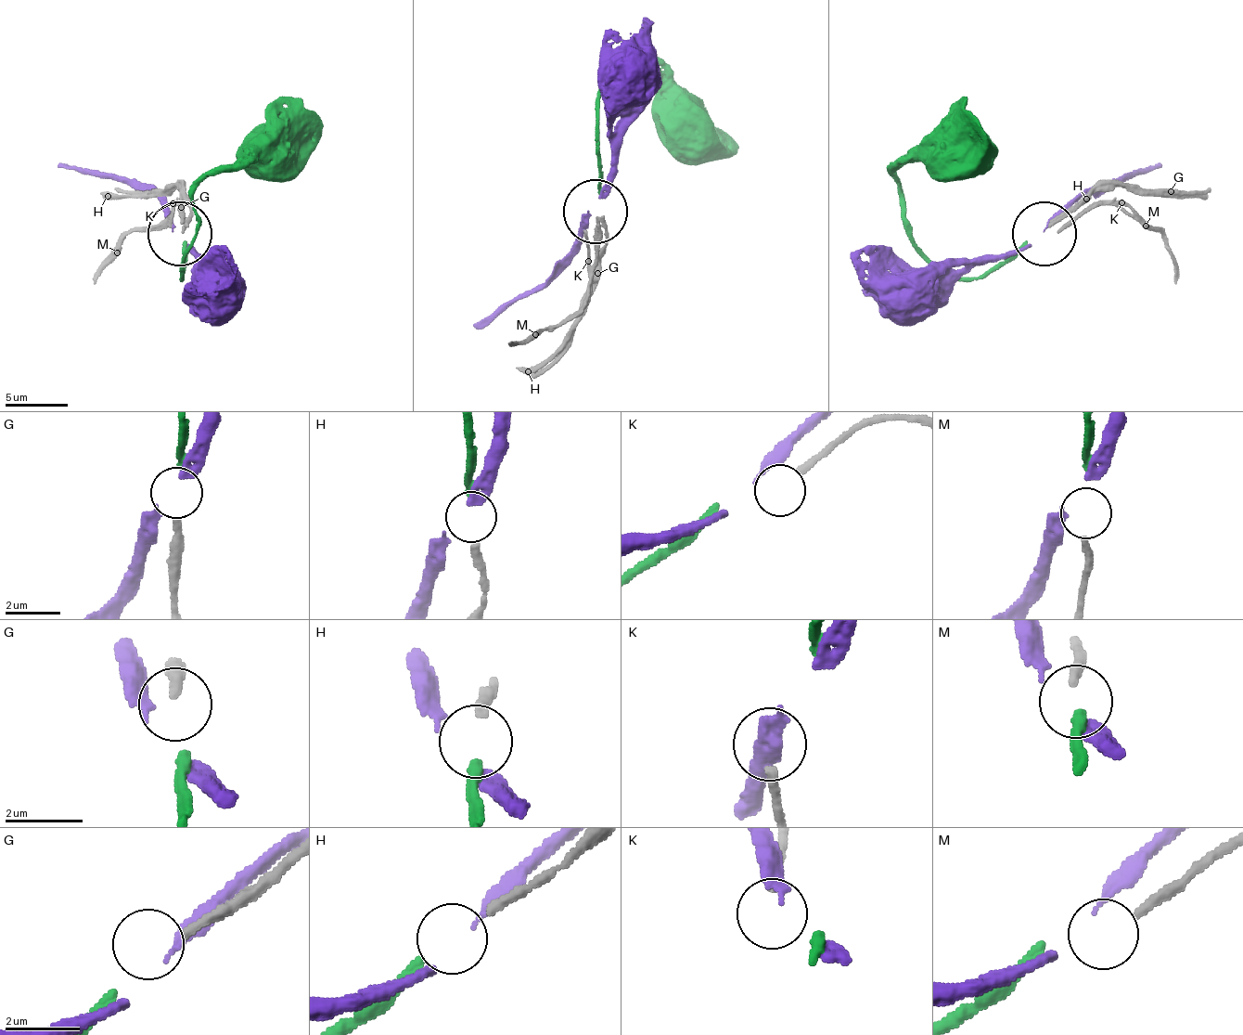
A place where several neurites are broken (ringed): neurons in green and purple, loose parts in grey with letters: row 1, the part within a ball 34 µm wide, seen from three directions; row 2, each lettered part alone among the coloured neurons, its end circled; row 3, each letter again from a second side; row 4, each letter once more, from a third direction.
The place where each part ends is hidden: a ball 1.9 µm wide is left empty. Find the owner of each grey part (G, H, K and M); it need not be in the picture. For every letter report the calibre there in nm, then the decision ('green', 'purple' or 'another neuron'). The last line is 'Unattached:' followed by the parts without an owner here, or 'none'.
G: calibre 280 nm; another neuron
H: calibre 280 nm; green
K: calibre 260 nm; another neuron
M: calibre 240 nm; another neuron
Unattached: G, K, M

